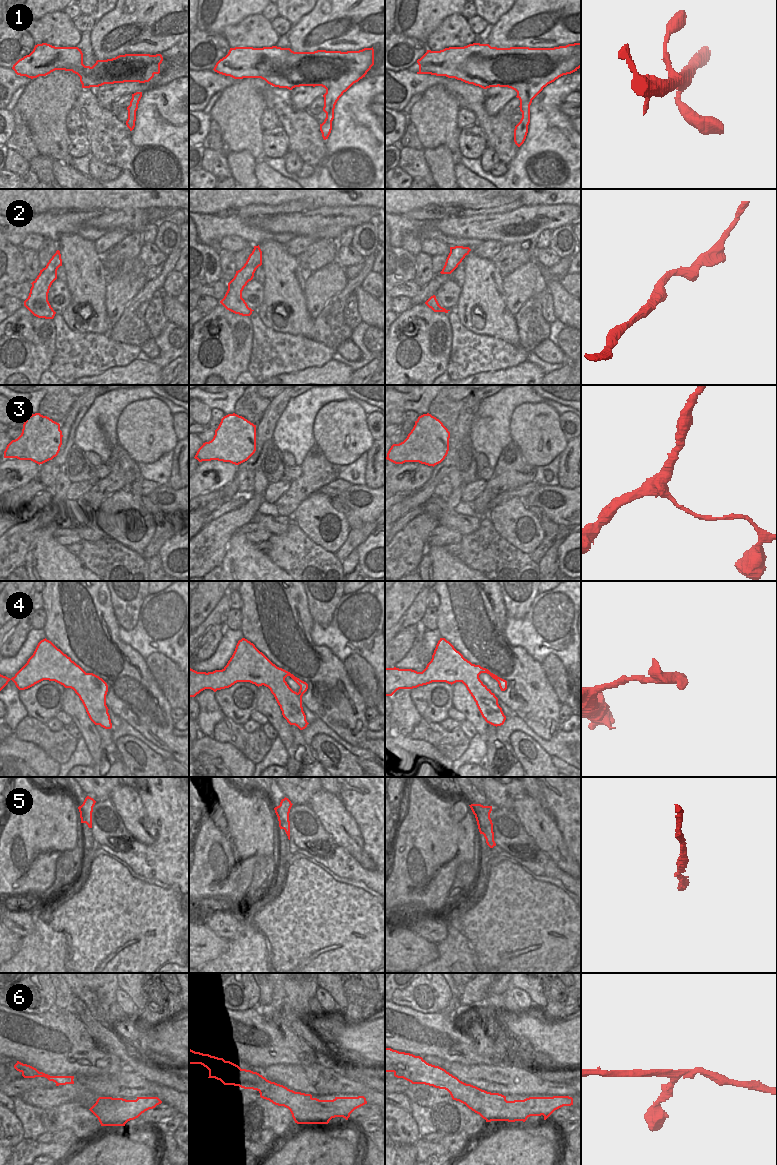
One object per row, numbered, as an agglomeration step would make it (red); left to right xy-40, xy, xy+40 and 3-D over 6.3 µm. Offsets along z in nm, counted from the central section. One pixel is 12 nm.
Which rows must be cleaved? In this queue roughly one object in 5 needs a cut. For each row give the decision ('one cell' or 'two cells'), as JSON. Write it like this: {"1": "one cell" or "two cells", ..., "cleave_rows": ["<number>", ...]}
{"1": "one cell", "2": "one cell", "3": "two cells", "4": "one cell", "5": "one cell", "6": "one cell", "cleave_rows": ["3"]}

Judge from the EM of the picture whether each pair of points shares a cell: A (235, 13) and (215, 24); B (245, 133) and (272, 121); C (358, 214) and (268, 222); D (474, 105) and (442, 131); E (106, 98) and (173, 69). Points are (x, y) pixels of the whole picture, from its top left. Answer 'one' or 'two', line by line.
A: one
B: two
C: one
D: two
E: one

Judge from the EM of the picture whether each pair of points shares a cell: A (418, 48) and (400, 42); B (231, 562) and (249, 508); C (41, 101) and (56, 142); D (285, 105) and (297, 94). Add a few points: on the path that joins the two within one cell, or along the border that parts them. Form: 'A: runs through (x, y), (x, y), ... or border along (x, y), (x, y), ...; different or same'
A: runs through (414, 48), (406, 48), (404, 46); same
B: border along (238, 528), (231, 536), (227, 550); different
C: runs through (45, 111), (49, 132); same
D: border along (290, 90), (291, 104), (298, 110), (306, 110); different

